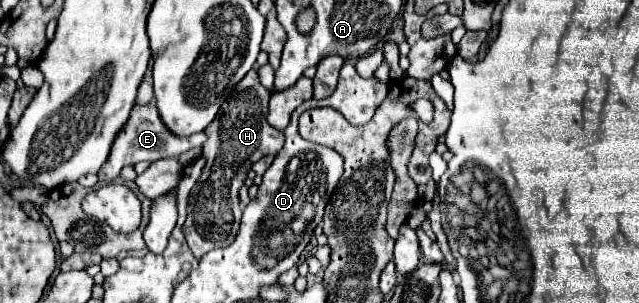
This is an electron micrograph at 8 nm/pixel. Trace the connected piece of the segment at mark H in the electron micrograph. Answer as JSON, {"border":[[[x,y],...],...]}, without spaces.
{"border":[[[249,70],[245,78],[233,88],[233,94],[225,100],[217,118],[205,128],[207,142],[203,144],[205,168],[201,178],[191,190],[187,220],[183,226],[185,240],[191,252],[201,258],[209,250],[229,246],[239,230],[241,210],[239,210],[239,188],[243,186],[251,166],[267,156],[277,154],[283,148],[283,132],[267,122],[267,102],[271,92],[261,86],[255,70]]]}

